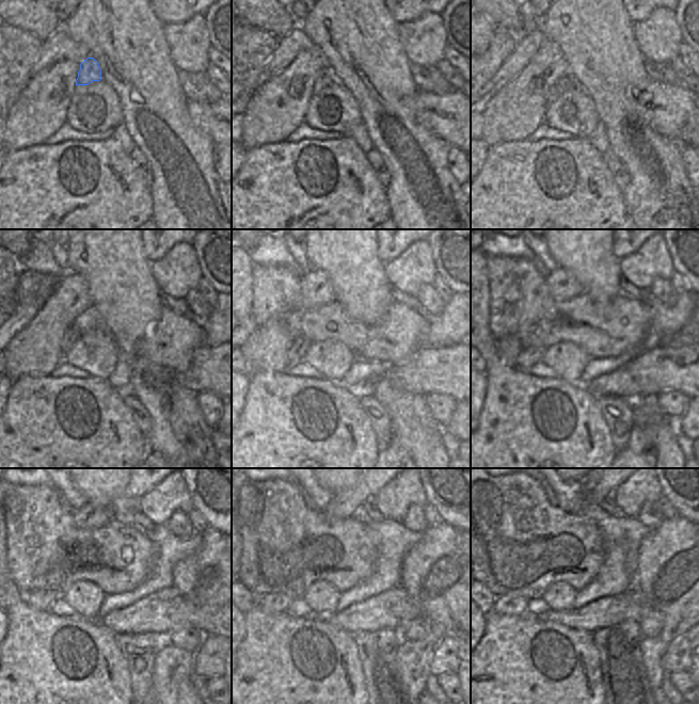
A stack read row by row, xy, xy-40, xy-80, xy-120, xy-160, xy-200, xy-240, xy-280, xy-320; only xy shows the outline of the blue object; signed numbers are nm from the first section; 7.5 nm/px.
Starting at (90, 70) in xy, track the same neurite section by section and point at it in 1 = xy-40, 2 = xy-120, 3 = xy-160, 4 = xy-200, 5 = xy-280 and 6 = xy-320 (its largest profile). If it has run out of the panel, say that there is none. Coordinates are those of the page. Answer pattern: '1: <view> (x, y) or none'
1: xy-40 (327, 77)
2: xy-120 (72, 334)
3: xy-160 (296, 354)
4: xy-200 (528, 356)
5: xy-280 (273, 603)
6: xy-320 (507, 606)

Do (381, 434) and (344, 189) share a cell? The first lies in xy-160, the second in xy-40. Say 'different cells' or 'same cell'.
different cells

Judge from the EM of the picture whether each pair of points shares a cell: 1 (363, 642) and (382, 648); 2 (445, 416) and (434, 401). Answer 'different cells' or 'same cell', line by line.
1: same cell
2: same cell

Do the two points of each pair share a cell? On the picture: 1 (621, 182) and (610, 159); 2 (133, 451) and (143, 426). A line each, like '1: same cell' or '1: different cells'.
1: same cell
2: different cells

